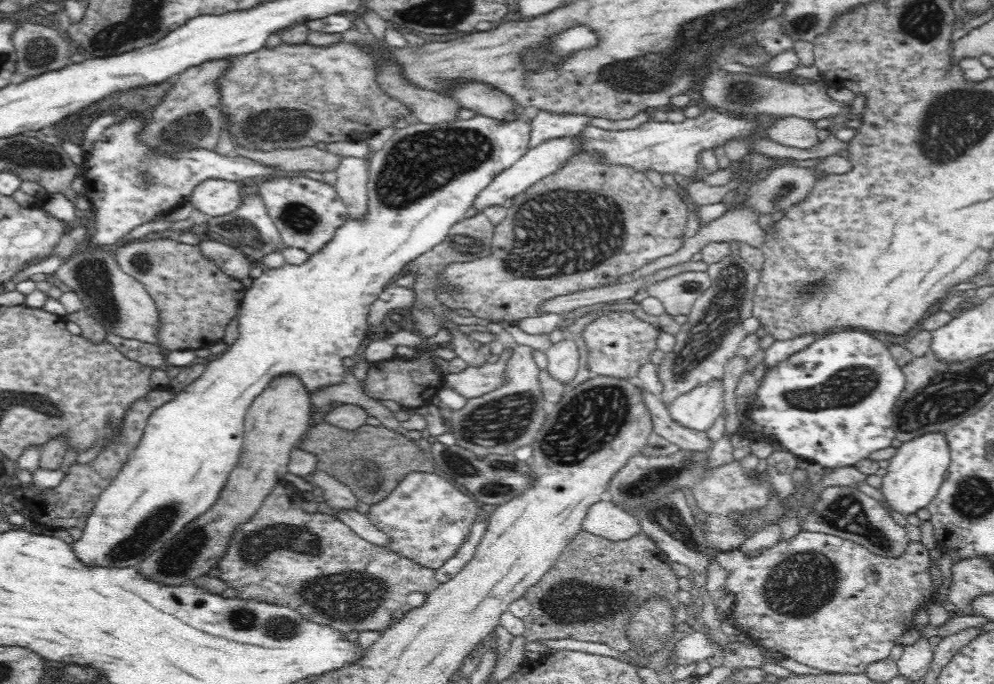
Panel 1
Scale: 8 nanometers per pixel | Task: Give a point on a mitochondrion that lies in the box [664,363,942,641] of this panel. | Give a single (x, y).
(800, 585)

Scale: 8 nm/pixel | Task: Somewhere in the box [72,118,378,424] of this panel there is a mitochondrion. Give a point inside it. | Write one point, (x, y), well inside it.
(94, 275)

